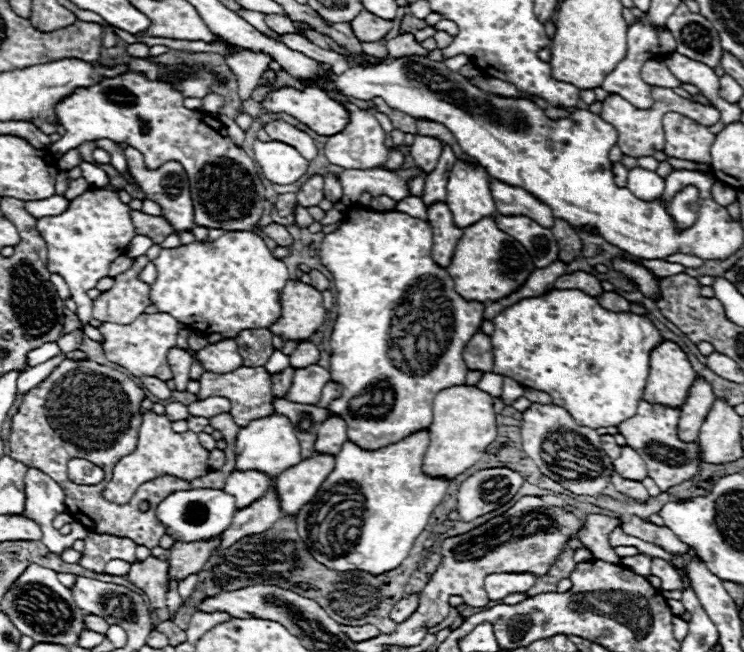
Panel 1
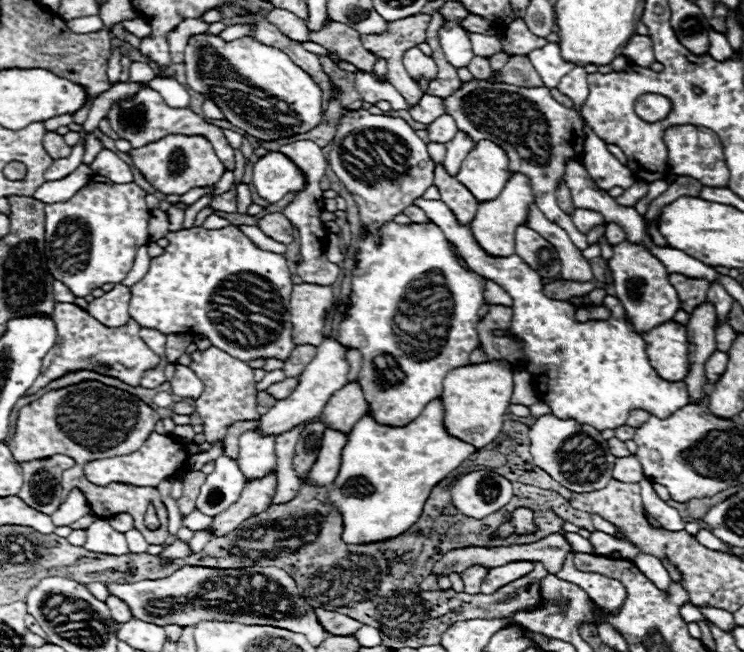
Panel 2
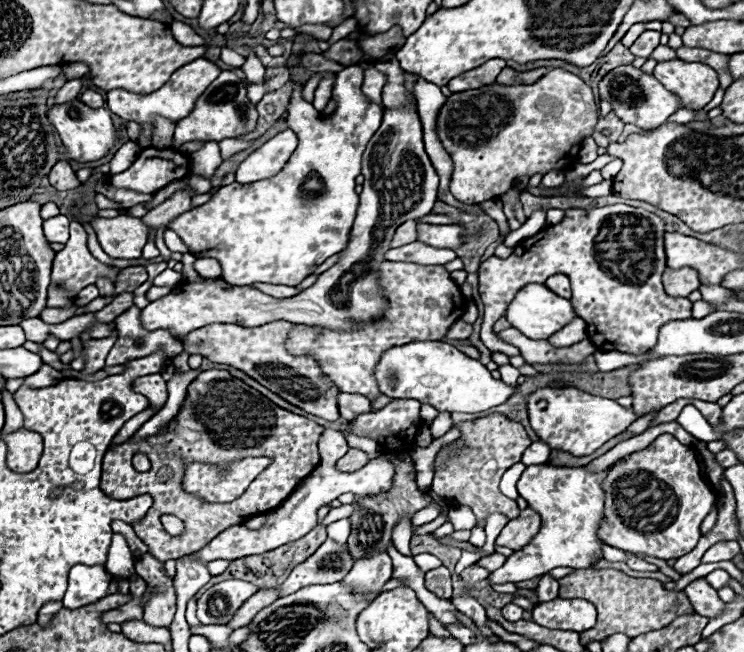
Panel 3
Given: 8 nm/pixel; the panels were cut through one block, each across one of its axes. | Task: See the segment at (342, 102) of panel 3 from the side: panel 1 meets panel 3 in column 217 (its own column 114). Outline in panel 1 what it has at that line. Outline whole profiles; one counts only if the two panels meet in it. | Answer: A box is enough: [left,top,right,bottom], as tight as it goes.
[36,190,136,324]

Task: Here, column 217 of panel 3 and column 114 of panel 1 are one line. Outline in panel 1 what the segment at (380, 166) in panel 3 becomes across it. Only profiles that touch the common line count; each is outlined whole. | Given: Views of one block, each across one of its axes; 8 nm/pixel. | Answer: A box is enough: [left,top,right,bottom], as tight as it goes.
[92,256,152,324]

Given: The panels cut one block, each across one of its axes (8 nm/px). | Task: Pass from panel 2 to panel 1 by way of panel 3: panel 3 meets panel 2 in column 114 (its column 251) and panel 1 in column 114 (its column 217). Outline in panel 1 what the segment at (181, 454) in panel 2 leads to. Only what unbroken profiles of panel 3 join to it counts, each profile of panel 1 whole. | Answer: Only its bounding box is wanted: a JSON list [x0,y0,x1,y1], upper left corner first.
[104,410,212,504]

